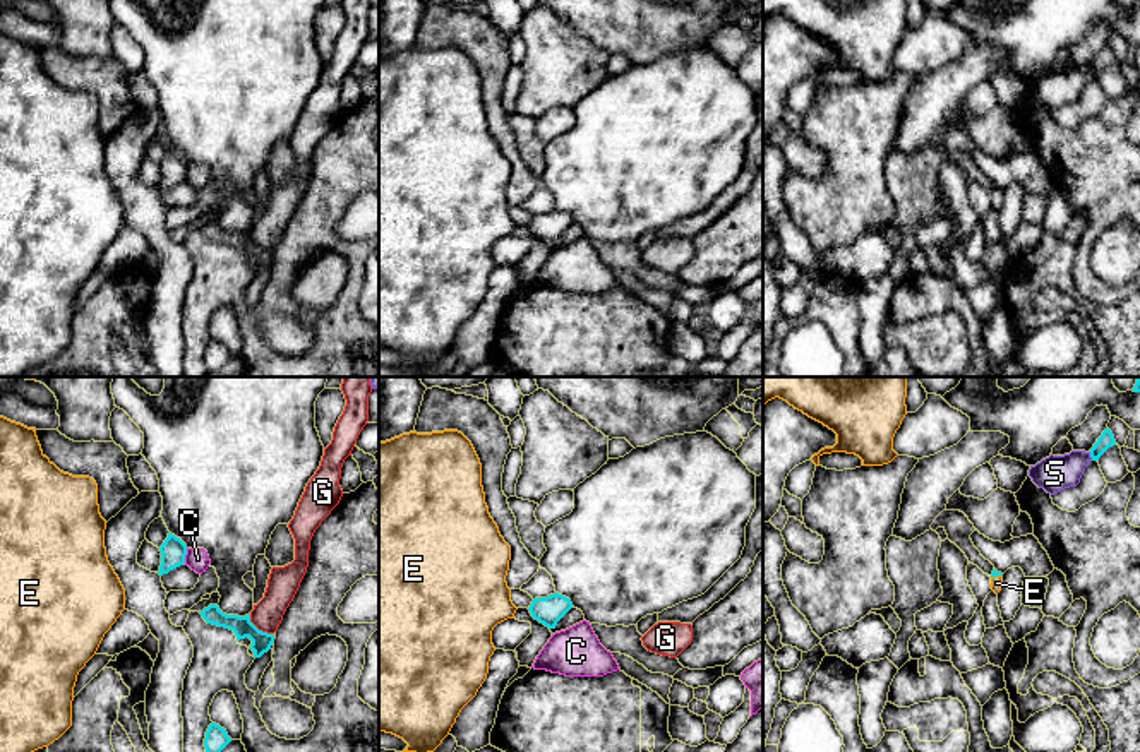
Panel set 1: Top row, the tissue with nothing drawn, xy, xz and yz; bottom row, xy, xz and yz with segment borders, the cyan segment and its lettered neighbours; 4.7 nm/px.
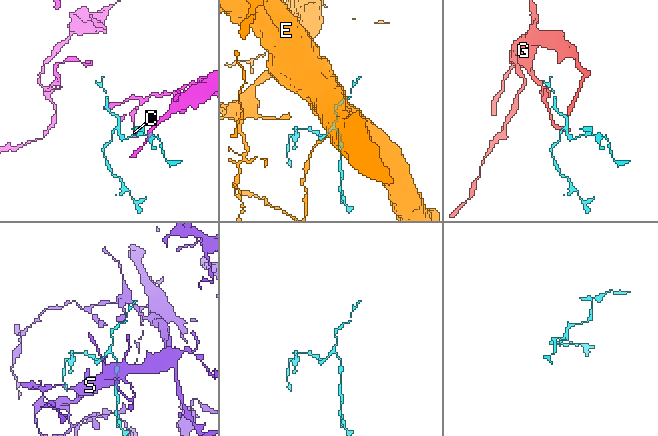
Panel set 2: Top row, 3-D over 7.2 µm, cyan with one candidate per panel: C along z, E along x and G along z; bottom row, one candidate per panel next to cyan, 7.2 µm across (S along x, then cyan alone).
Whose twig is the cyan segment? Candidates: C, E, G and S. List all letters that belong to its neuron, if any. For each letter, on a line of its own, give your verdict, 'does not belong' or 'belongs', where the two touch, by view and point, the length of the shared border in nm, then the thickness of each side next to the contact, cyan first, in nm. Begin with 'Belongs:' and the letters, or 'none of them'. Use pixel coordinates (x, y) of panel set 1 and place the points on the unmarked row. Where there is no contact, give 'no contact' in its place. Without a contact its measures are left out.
Belongs: E
C: does not belong; contact xy (186, 170); length 70 nm; calibres 120 and 110 nm
E: belongs; contact yz (995, 192); length 50 nm; calibres 30 and 60 nm
G: does not belong; contact xy (258, 245); length 140 nm; calibres 100 and 150 nm
S: does not belong; contact yz (1091, 72); length 40 nm; calibres 70 and 170 nm

